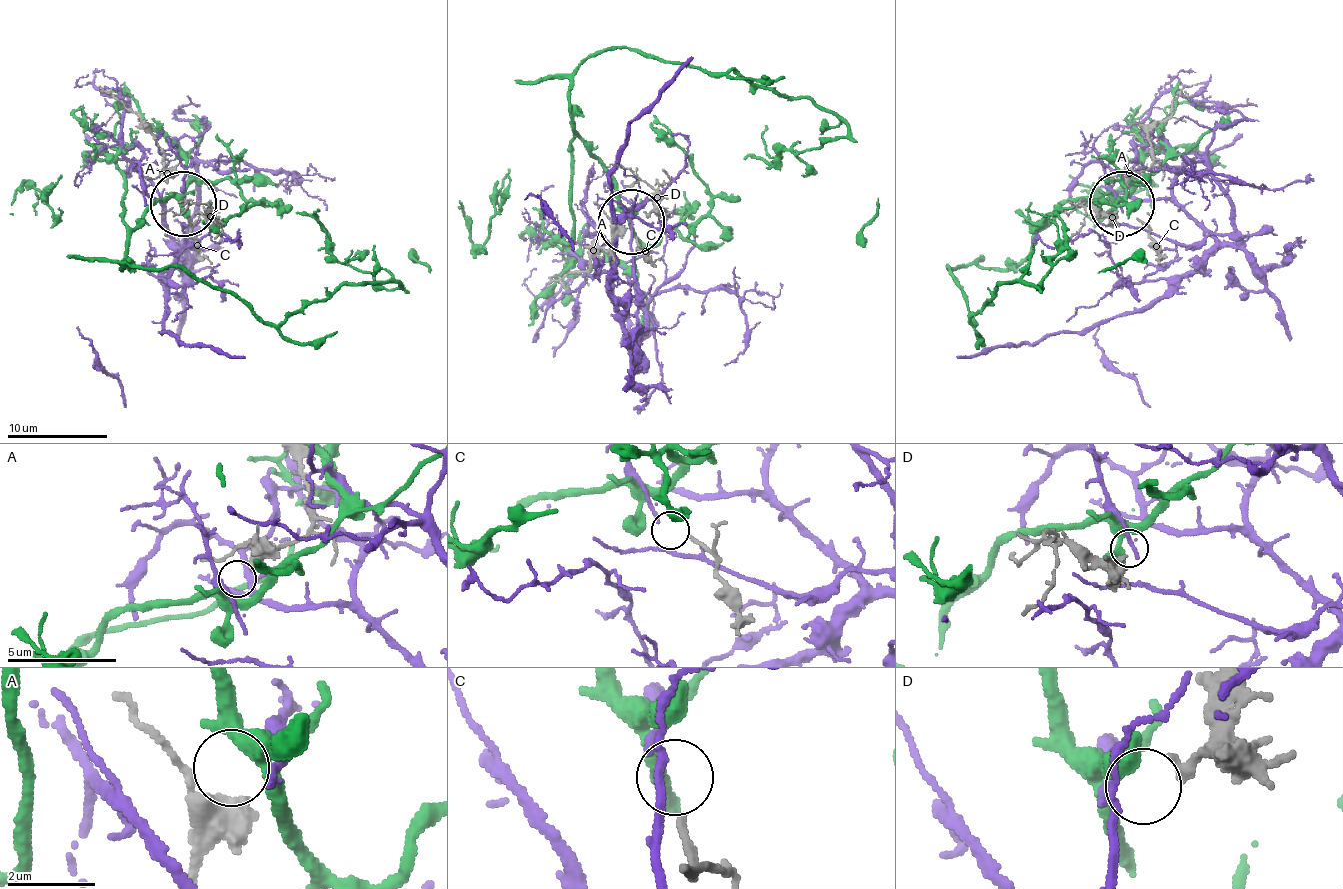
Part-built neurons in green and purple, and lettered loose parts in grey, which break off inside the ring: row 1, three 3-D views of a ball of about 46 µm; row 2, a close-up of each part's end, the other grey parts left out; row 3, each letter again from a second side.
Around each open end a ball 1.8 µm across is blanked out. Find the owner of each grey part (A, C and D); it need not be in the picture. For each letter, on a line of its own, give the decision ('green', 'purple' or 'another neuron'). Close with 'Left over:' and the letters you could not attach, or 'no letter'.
A: another neuron
C: purple
D: another neuron
Left over: A, D

